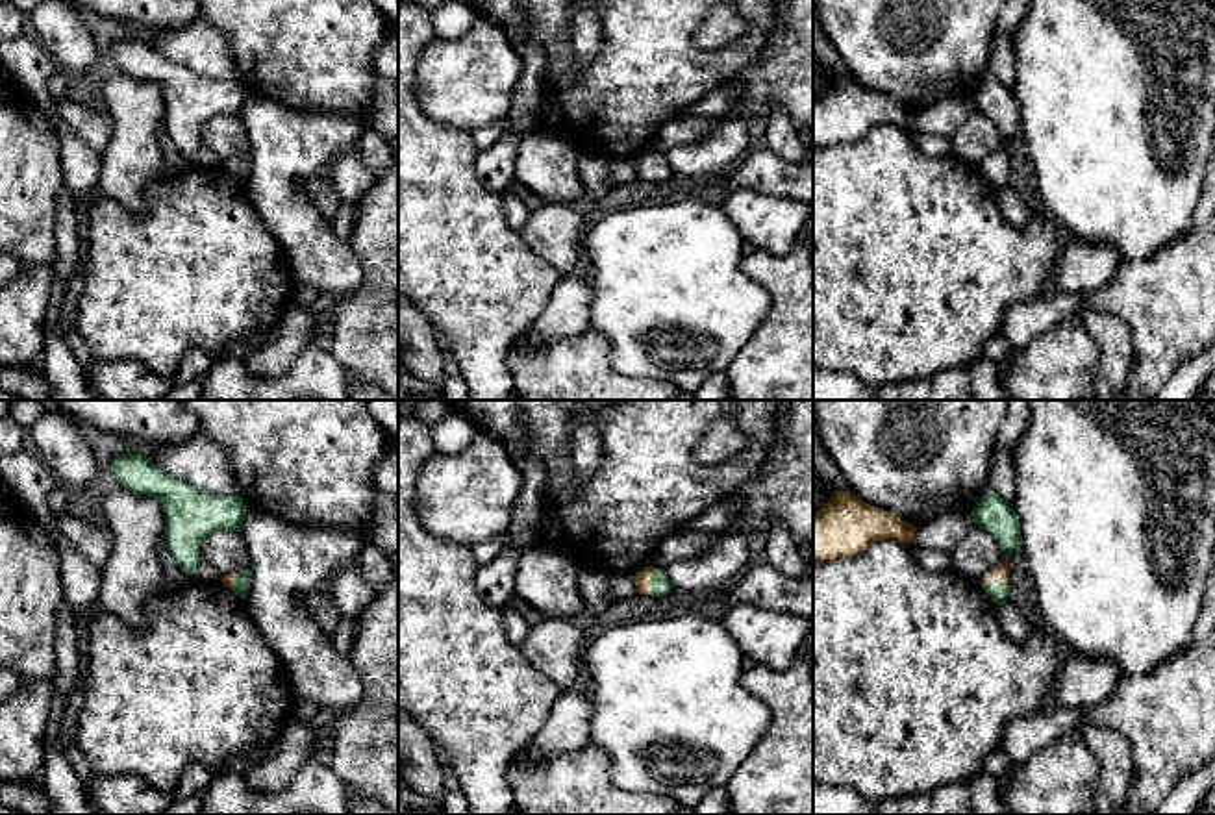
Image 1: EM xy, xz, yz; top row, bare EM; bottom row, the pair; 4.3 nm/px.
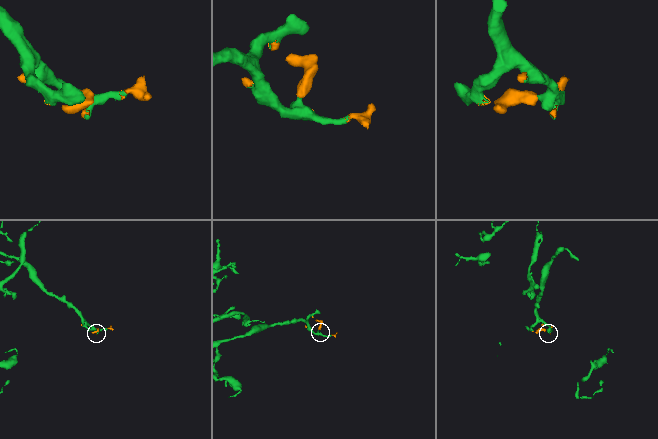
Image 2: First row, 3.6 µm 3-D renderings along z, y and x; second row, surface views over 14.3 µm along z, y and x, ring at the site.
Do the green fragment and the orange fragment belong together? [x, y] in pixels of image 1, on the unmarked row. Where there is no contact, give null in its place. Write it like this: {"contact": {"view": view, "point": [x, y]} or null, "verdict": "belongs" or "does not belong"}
{"contact": {"view": "yz", "point": [999, 165]}, "verdict": "belongs"}

